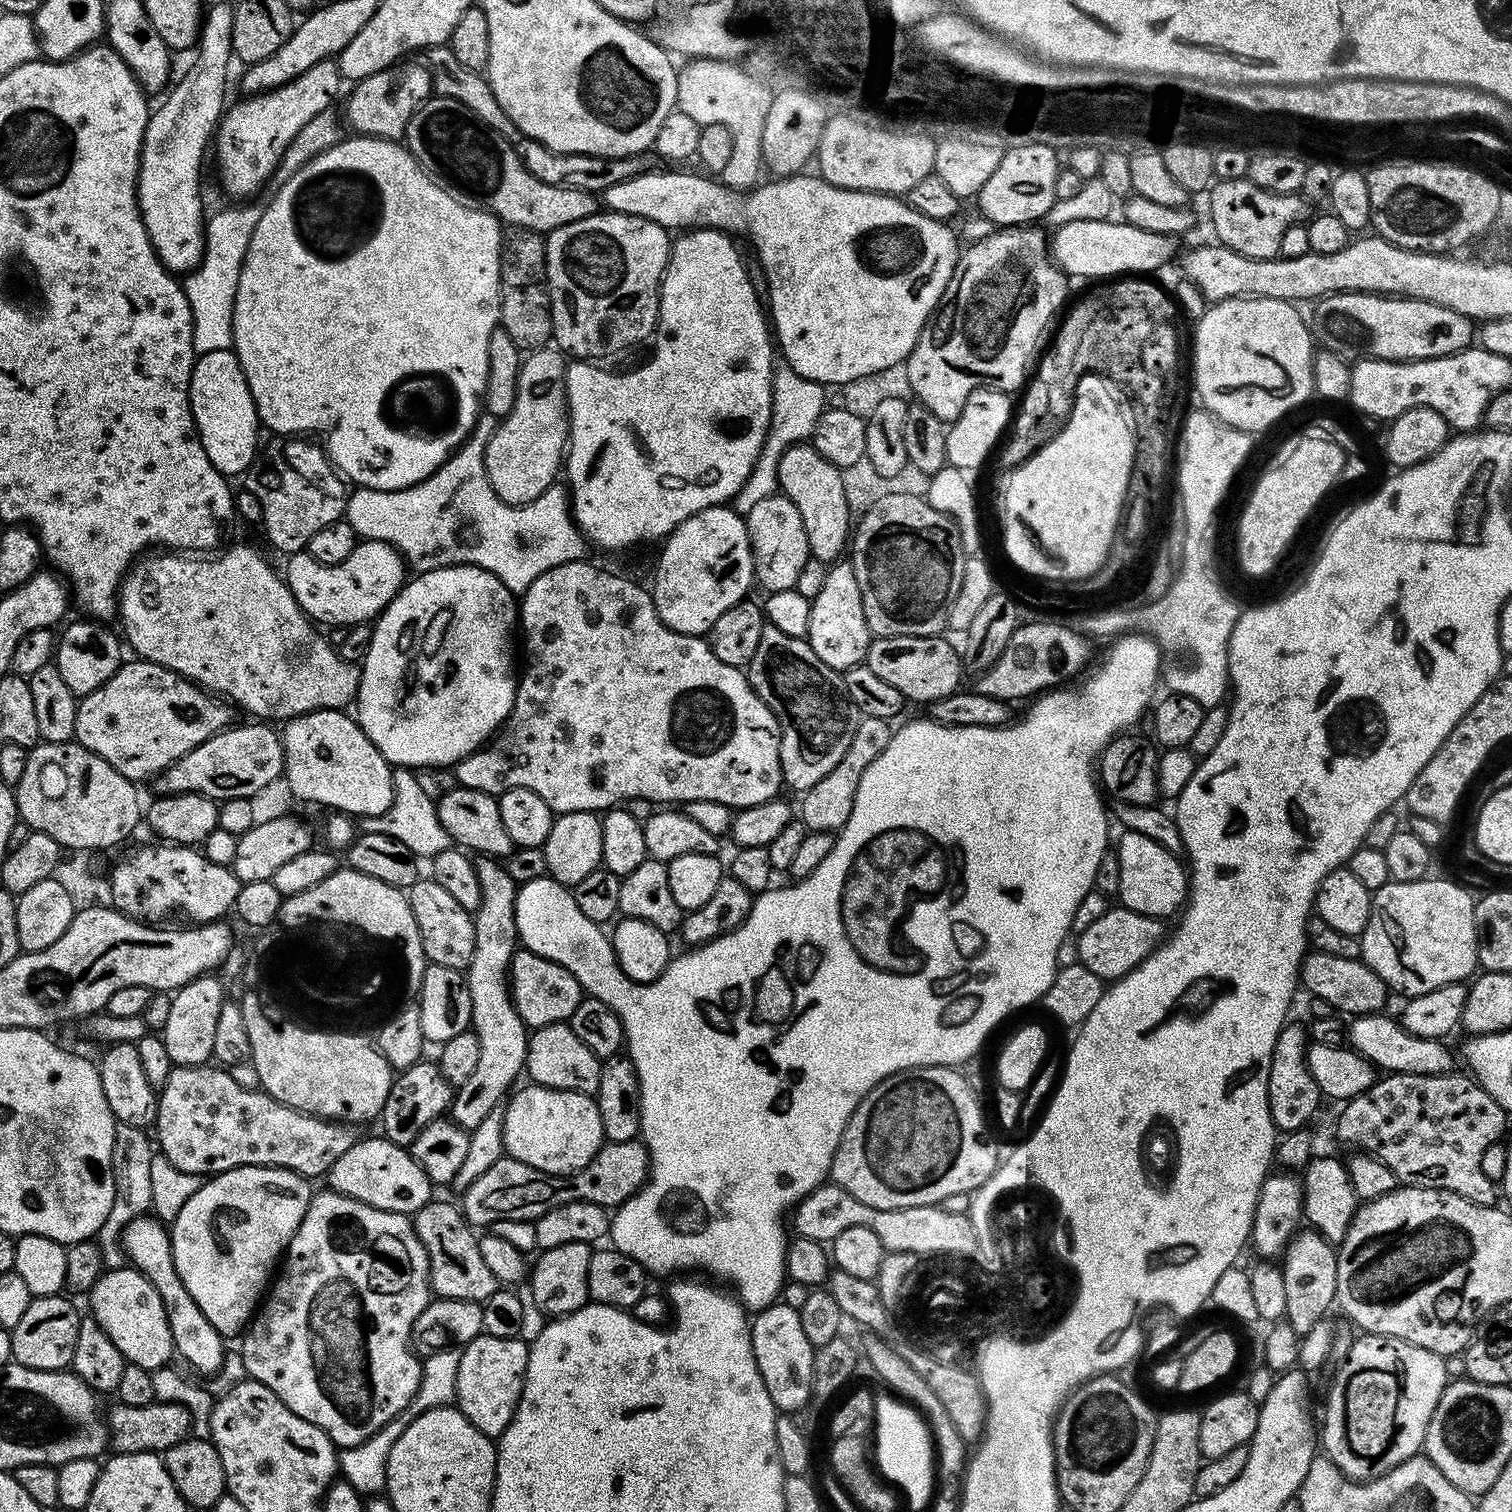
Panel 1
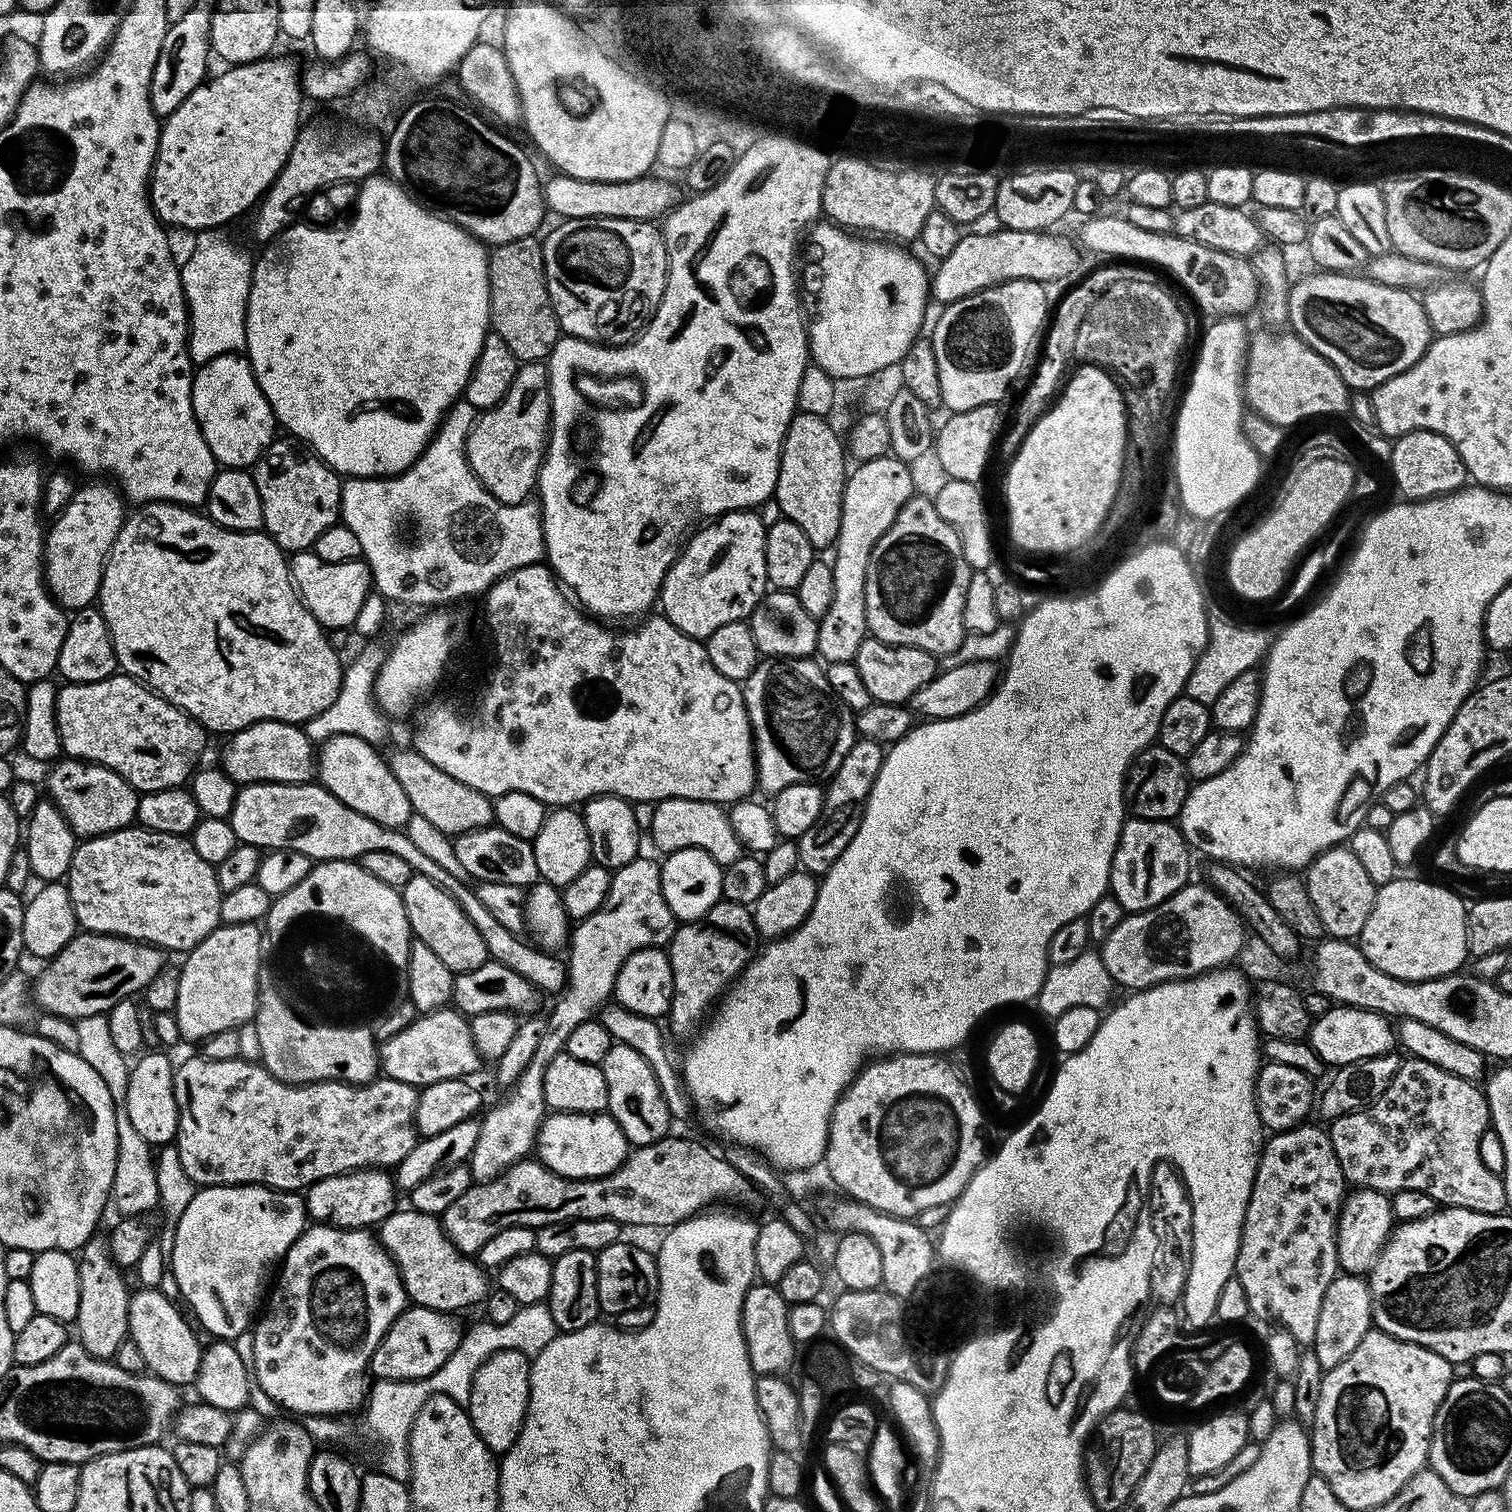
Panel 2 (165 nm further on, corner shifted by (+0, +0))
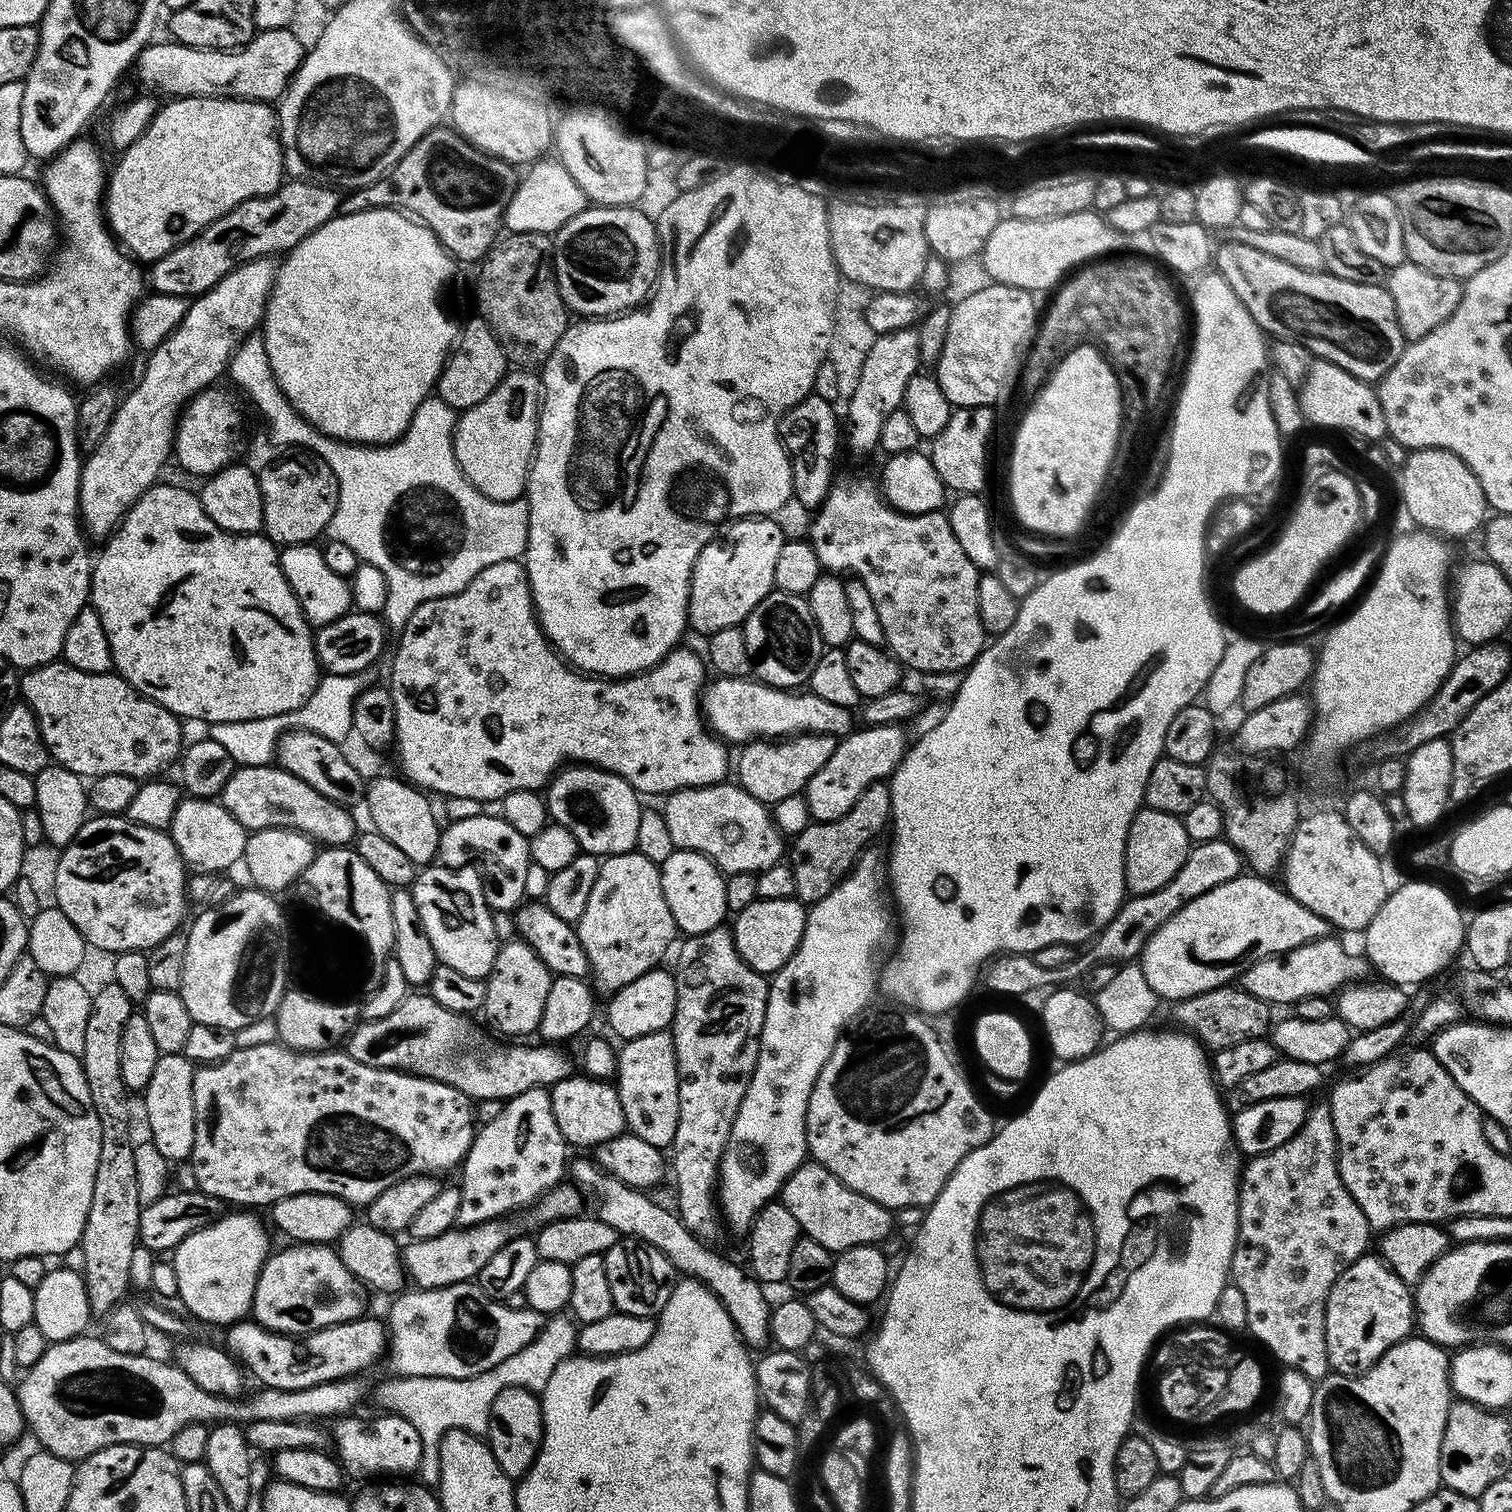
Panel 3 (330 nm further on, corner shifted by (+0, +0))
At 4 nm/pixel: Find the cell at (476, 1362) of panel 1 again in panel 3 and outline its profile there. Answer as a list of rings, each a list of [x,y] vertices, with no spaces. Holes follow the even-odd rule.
[[[507,1388],[496,1395],[490,1406],[486,1443],[494,1458],[498,1458],[502,1474],[509,1476],[513,1482],[525,1476],[538,1454],[543,1437],[544,1419],[537,1393],[524,1388]]]

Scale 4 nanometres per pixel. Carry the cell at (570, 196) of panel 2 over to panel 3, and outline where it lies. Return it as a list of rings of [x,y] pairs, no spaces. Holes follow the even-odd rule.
[[[541,158],[519,177],[516,193],[504,211],[503,227],[509,233],[546,232],[554,234],[570,218],[574,218],[586,207],[586,197],[578,182],[570,176],[566,166],[559,159]]]

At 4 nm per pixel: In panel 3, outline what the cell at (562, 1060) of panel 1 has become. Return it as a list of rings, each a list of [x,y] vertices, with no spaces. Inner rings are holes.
[[[573,1074],[562,1082],[551,1085],[550,1091],[554,1122],[558,1122],[558,1130],[562,1130],[562,1138],[569,1145],[577,1144],[580,1148],[594,1150],[600,1144],[625,1135],[622,1102],[615,1087],[607,1079],[593,1078],[587,1074]]]

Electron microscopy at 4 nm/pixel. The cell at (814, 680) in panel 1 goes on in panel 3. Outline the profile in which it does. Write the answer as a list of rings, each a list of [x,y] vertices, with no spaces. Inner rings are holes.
[[[802,732],[773,742],[771,739],[753,740],[741,747],[740,761],[735,761],[734,772],[737,772],[741,788],[758,798],[766,805],[782,802],[782,798],[790,798],[803,793],[805,786],[826,766],[826,762],[834,754],[837,741],[831,736],[823,736],[821,732]]]

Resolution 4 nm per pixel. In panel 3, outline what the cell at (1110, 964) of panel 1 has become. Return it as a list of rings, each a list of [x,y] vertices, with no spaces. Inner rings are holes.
[[[1241,874],[1230,878],[1230,882],[1222,882],[1222,886],[1214,886],[1214,890],[1206,890],[1206,894],[1198,894],[1198,898],[1187,900],[1182,910],[1175,912],[1144,943],[1138,963],[1142,974],[1146,974],[1146,982],[1150,982],[1150,988],[1161,1001],[1185,1000],[1231,985],[1244,975],[1245,970],[1254,966],[1254,962],[1265,960],[1267,956],[1281,955],[1306,942],[1322,940],[1329,935],[1330,926],[1326,918],[1314,914],[1314,910],[1306,910],[1306,906],[1302,906],[1302,902],[1284,891],[1279,883],[1271,884],[1272,882],[1271,879],[1255,874]]]

